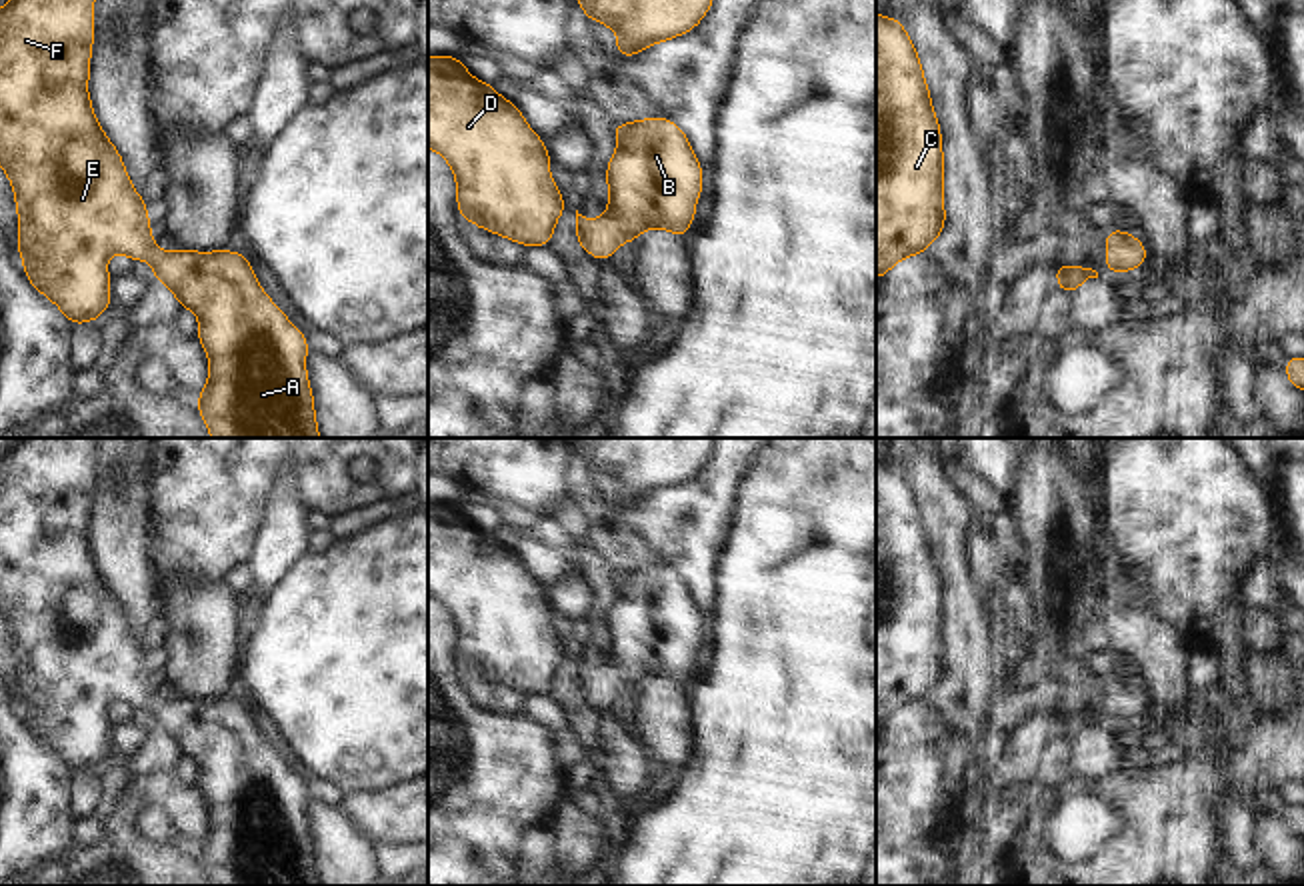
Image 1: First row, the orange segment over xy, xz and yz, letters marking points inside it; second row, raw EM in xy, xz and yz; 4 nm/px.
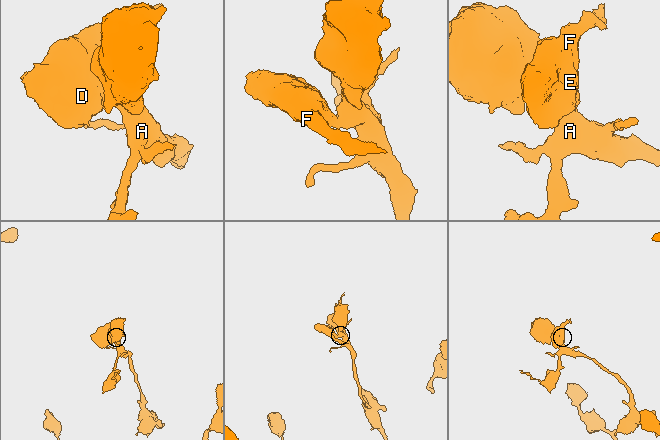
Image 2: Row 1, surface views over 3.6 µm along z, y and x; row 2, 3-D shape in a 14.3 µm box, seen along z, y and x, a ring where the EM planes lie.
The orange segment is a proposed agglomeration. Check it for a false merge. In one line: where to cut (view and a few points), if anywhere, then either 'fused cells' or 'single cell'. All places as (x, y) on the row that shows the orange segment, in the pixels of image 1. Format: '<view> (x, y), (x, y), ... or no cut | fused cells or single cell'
no cut | single cell

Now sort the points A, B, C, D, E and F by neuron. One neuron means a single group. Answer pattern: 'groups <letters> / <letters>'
groups A B C D E F

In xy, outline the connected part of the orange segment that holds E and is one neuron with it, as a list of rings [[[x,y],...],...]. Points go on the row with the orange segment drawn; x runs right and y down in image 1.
[[[8,0],[0,8],[0,166],[10,178],[14,186],[14,202],[18,206],[18,252],[24,260],[24,272],[28,282],[48,296],[70,320],[70,324],[92,322],[104,314],[108,304],[112,302],[110,296],[110,274],[106,272],[106,260],[122,252],[130,260],[150,260],[152,262],[152,276],[164,282],[176,300],[192,310],[200,318],[200,330],[196,338],[202,342],[208,364],[210,376],[206,380],[204,390],[198,396],[198,414],[206,422],[212,438],[320,438],[318,424],[314,416],[314,396],[310,390],[304,358],[310,352],[306,344],[306,334],[302,334],[282,312],[280,308],[266,296],[262,286],[258,284],[256,276],[252,274],[252,260],[232,250],[218,250],[218,252],[192,252],[192,250],[170,250],[160,252],[158,242],[150,236],[150,218],[146,214],[146,200],[138,196],[130,178],[126,174],[126,166],[116,150],[116,146],[106,138],[104,130],[100,128],[86,82],[90,78],[90,50],[94,44],[94,0]]]

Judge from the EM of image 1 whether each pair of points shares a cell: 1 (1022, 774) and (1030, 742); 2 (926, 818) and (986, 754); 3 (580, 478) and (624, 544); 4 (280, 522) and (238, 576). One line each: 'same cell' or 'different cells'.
1: same cell
2: different cells
3: same cell
4: different cells

